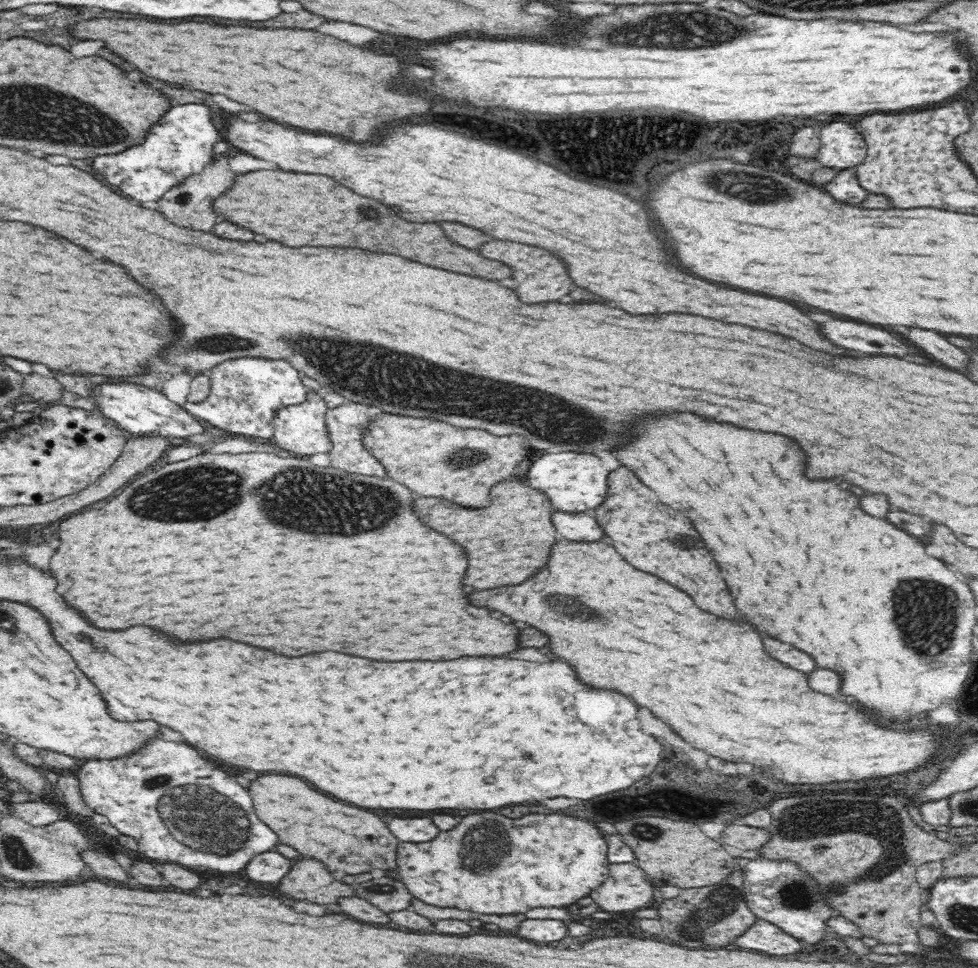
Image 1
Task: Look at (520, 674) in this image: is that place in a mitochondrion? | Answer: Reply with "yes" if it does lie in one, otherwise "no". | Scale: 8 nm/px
no

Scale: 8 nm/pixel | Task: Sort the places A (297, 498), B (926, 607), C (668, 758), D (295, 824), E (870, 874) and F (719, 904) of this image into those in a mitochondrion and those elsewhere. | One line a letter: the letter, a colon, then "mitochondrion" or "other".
A: mitochondrion
B: mitochondrion
C: other
D: other
E: mitochondrion
F: mitochondrion

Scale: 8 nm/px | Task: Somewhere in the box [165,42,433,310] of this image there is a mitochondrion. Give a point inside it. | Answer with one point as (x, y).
(187, 198)

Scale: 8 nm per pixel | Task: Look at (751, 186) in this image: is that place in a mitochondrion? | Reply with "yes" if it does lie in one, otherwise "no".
yes

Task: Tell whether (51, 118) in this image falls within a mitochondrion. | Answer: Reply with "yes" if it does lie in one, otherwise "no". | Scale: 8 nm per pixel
yes

